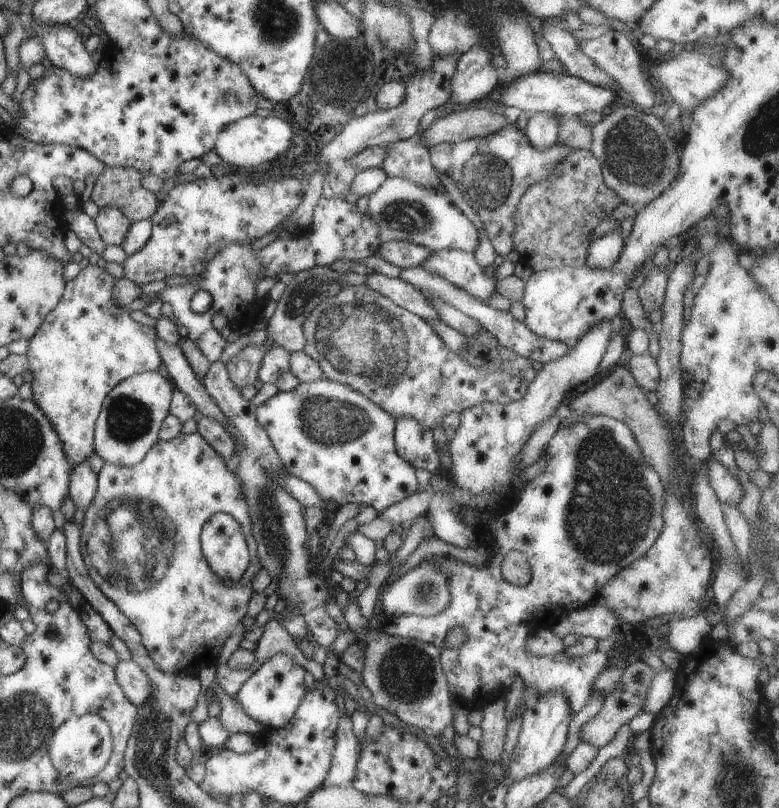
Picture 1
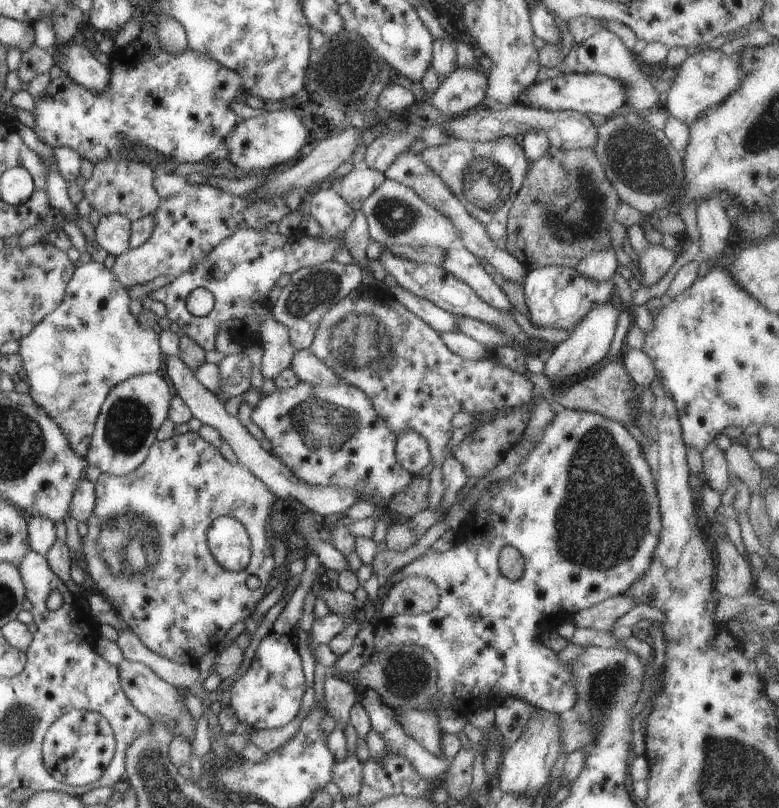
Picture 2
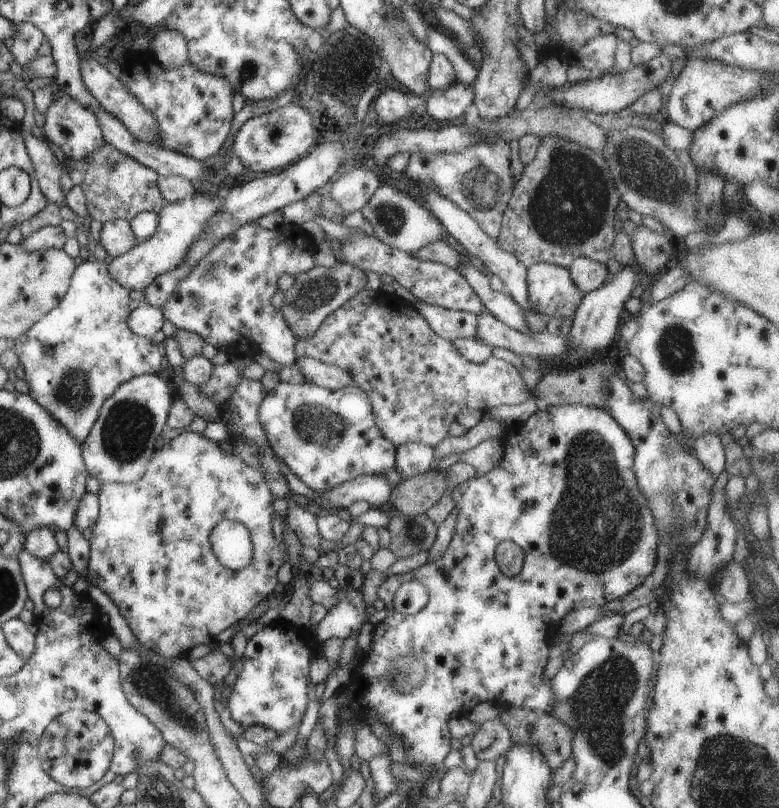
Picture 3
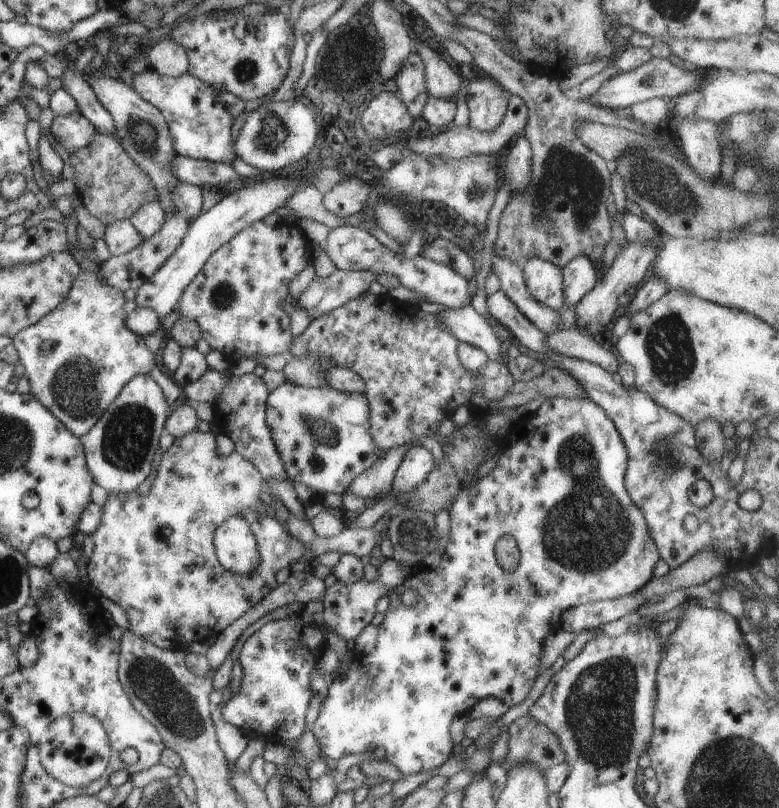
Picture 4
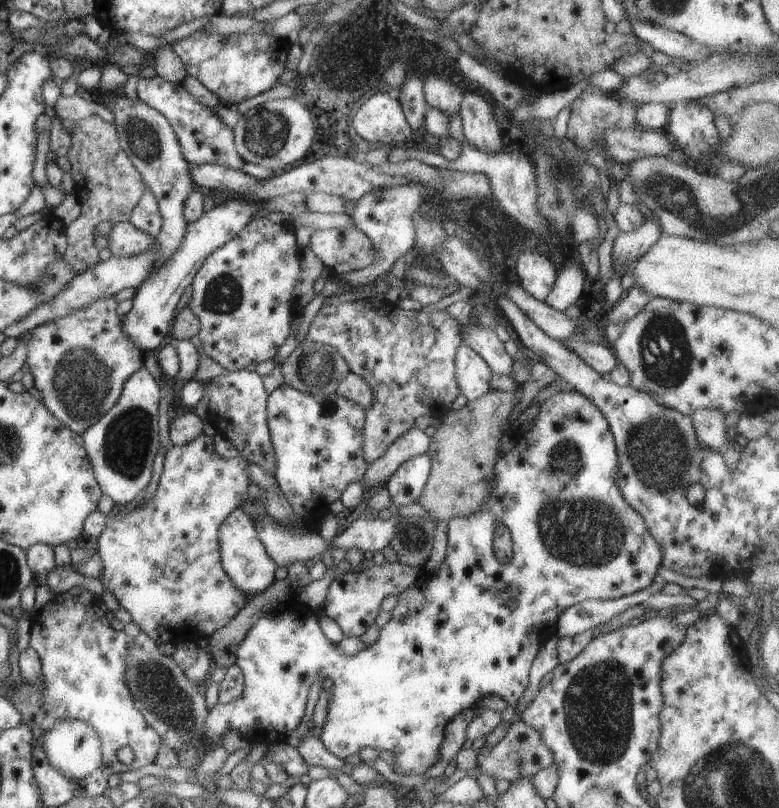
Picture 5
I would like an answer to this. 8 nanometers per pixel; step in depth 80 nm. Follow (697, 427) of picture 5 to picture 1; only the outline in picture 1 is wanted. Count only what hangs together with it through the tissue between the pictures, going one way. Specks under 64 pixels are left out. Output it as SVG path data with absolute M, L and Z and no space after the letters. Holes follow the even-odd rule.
M708 458L705 461L708 462L709 484L715 491L719 502L731 504L731 506L737 508L737 504L739 504L743 495L743 489L739 481L734 479L721 464L708 460Z

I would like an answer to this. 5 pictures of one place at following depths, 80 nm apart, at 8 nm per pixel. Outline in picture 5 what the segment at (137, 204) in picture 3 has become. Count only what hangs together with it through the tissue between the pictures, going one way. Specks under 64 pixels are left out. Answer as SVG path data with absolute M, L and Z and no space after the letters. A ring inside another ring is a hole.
M95 115L76 121L63 119L61 122L71 139L66 158L70 162L70 175L74 182L73 194L80 206L79 216L64 227L66 249L62 259L72 271L80 273L99 262L98 252L93 247L92 228L101 221L113 224L128 221L131 209L147 186L120 147L113 123L107 123Z

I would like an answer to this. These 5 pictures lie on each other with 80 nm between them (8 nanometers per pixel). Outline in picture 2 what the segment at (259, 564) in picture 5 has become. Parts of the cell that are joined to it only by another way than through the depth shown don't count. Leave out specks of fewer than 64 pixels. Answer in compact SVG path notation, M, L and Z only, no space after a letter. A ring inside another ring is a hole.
M229 515L218 516L205 531L205 546L217 566L236 573L250 559L250 540L245 527Z

